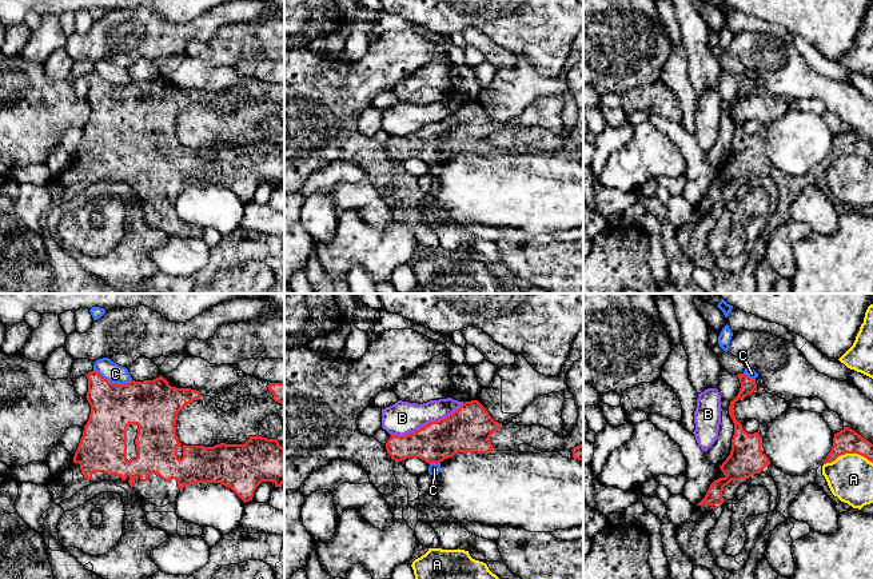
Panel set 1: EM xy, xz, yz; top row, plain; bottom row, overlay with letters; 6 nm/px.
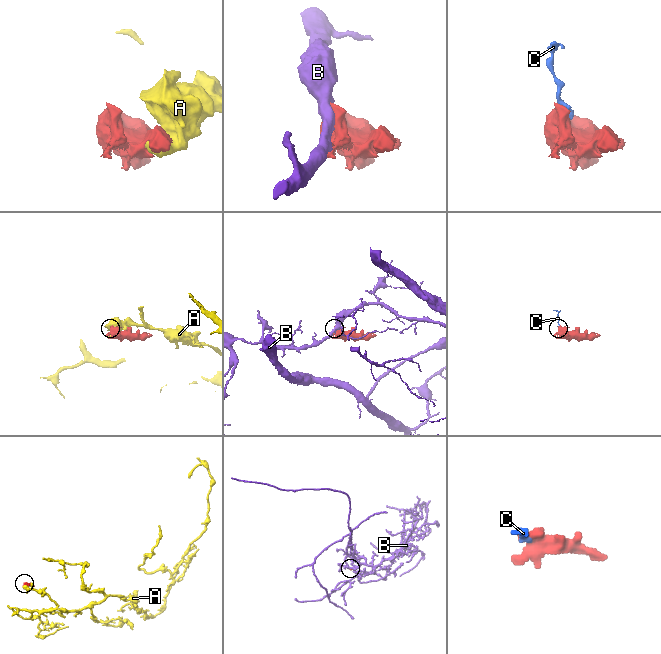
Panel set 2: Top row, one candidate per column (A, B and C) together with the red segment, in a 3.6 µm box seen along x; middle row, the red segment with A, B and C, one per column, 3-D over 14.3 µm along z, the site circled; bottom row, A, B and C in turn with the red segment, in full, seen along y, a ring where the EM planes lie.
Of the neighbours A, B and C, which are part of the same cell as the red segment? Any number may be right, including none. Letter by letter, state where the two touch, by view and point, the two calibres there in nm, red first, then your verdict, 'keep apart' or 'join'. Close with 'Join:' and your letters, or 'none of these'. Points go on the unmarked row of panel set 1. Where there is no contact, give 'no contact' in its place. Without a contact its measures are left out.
A: meets red in yz at (848, 154); 150 nm thick on the red side, 280 nm on the other; keep apart
B: meets red in xz at (429, 124); 280 nm thick on the red side, 200 nm on the other; keep apart
C: meets red in xy at (112, 84); 280 nm thick on the red side, 120 nm on the other; keep apart
Join: none of these

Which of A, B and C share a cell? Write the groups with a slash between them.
A / B / C

